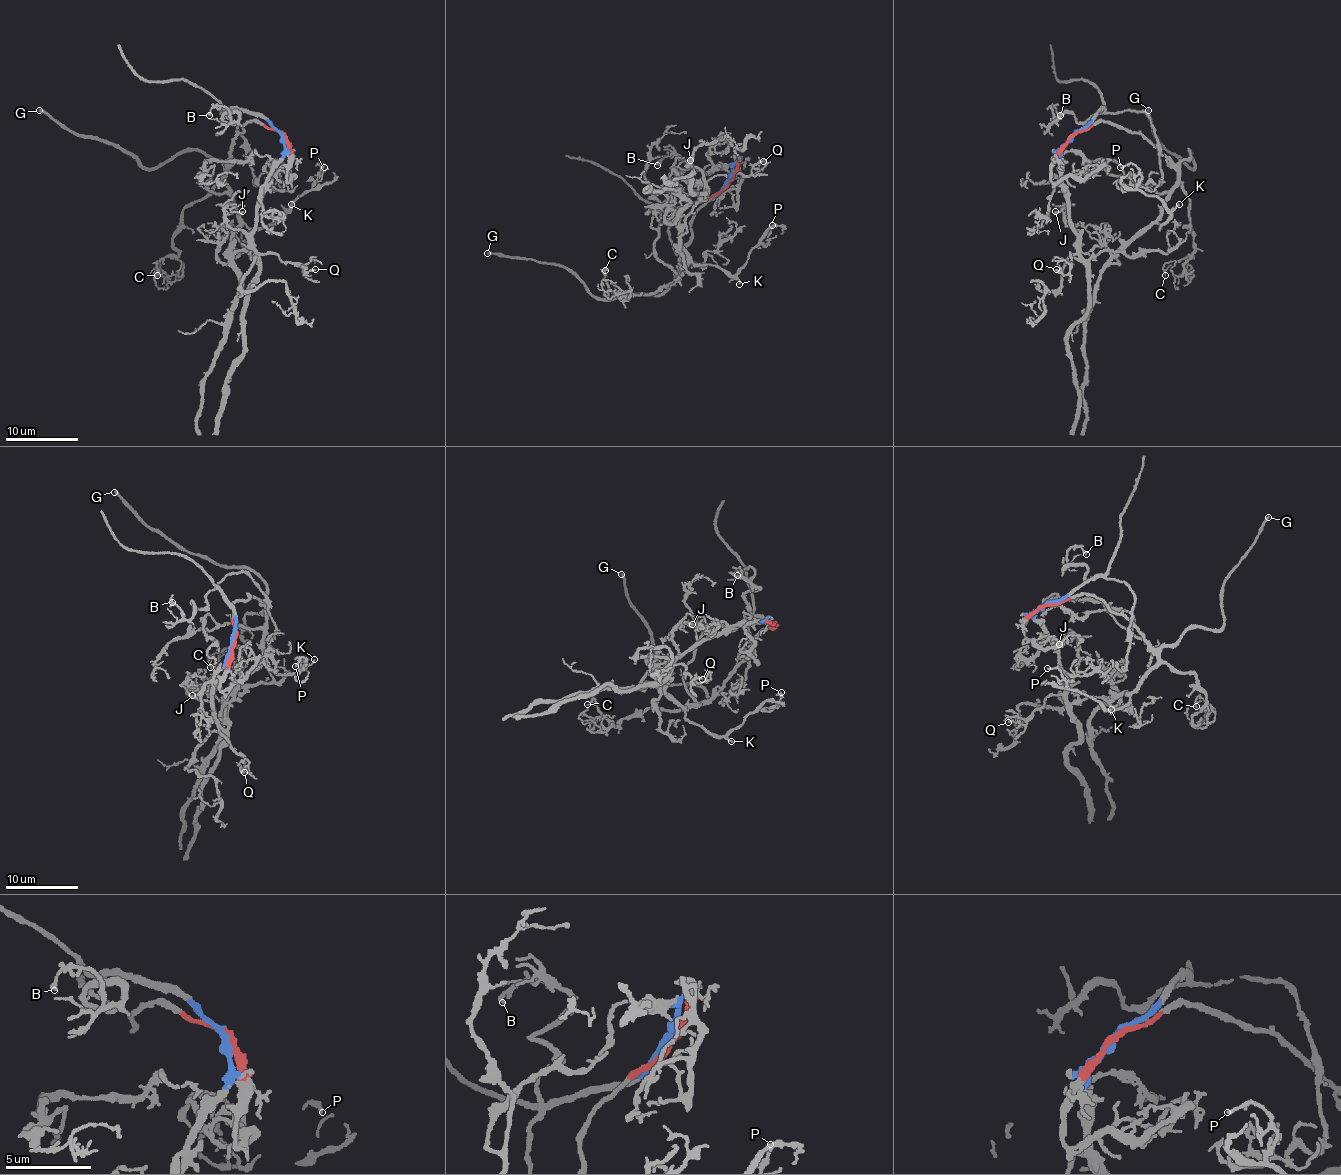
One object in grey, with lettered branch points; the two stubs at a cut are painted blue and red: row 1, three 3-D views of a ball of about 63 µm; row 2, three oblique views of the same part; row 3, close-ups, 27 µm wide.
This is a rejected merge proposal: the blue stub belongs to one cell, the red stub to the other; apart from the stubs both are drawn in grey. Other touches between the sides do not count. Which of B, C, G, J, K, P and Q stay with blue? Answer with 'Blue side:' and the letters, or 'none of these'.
Blue side: B, J, Q

